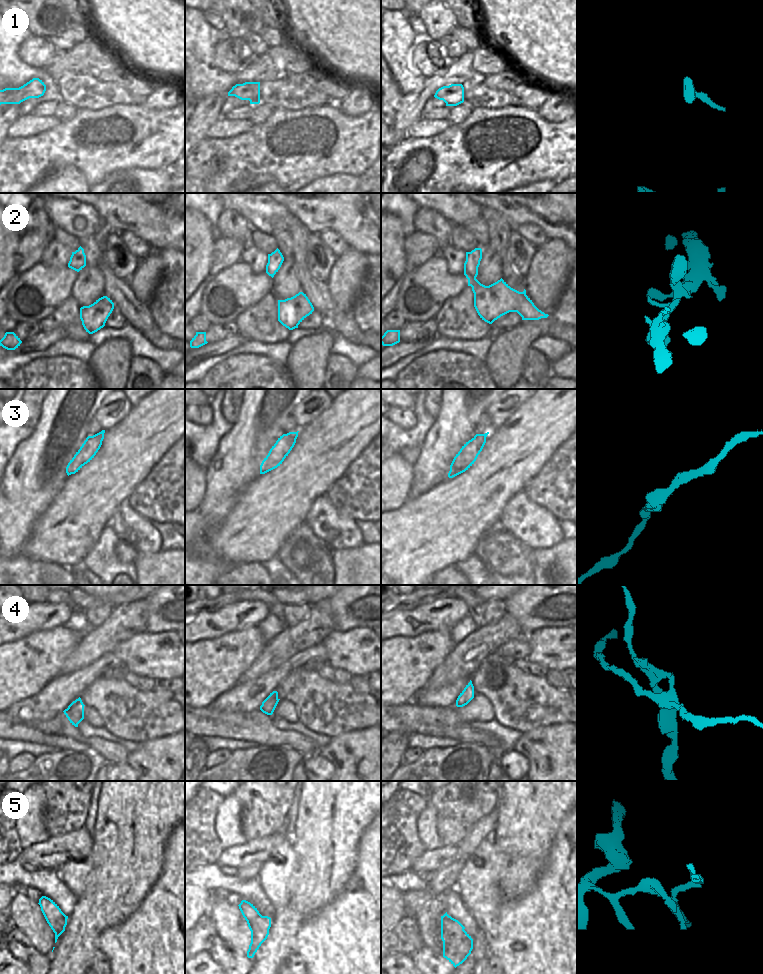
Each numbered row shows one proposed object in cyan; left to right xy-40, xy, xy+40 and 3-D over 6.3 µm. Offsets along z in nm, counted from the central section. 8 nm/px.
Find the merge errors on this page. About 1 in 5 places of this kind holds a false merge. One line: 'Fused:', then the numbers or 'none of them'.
Fused: 4, 5

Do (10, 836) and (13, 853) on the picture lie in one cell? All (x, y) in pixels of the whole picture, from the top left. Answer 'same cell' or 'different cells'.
same cell

